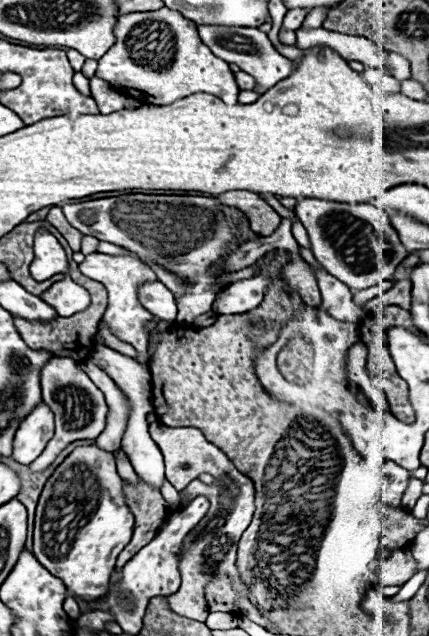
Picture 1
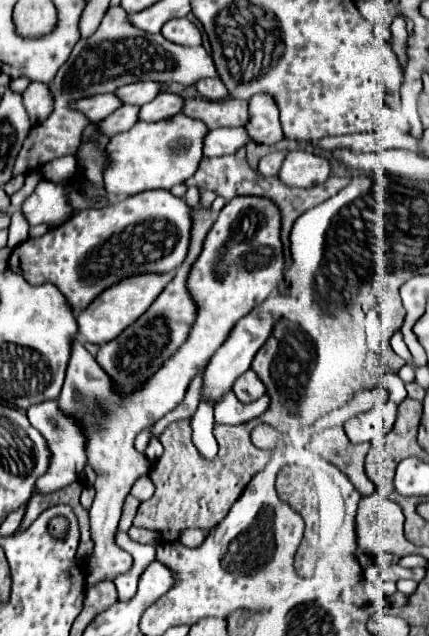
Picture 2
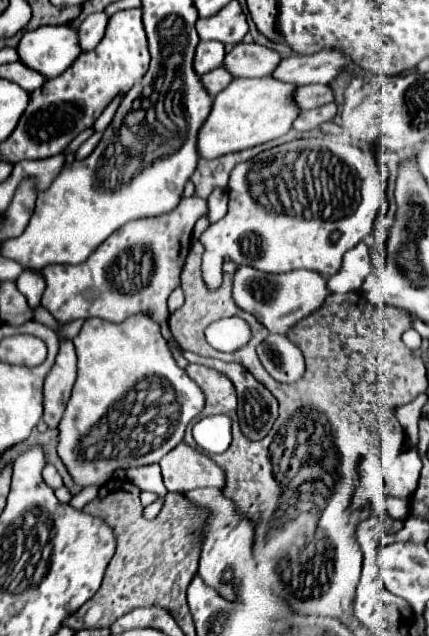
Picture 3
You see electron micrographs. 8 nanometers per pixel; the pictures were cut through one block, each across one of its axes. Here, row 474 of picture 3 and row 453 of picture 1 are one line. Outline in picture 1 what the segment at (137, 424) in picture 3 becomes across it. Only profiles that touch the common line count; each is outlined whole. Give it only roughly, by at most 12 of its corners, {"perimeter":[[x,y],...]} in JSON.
{"perimeter":[[114,454],[48,478],[32,554],[74,598],[106,596],[132,538]]}

